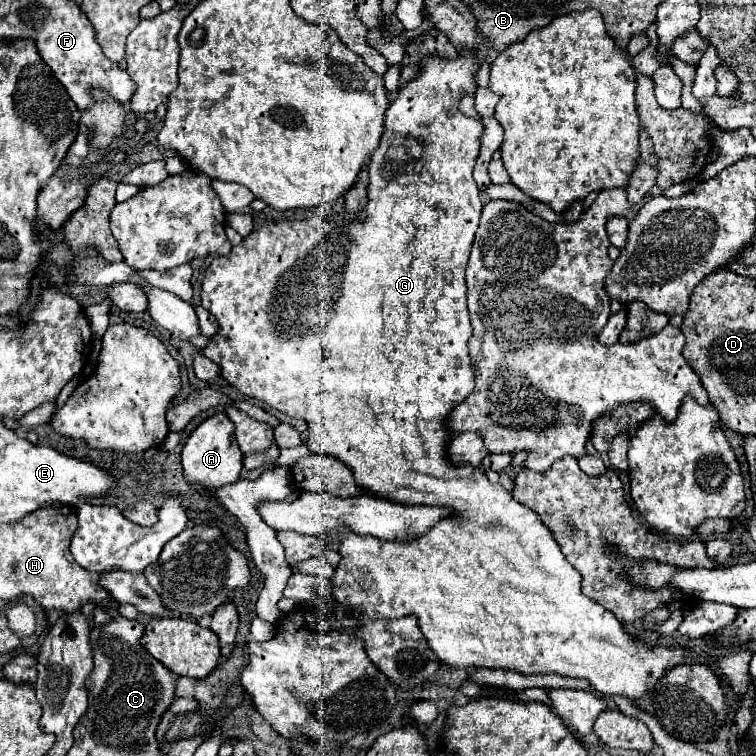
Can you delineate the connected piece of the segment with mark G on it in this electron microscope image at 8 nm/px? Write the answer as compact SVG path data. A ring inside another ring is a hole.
M465 48L465 50L459 50L457 58L451 58L451 60L447 60L447 58L433 58L433 56L427 58L427 60L423 60L423 62L419 64L419 72L417 72L415 80L409 80L409 82L405 82L405 84L399 86L397 96L395 96L395 100L391 100L391 106L389 106L389 110L387 110L385 134L383 134L383 138L381 138L381 146L377 148L377 152L373 154L371 164L369 164L369 190L367 190L367 194L369 194L369 204L367 204L365 212L355 214L355 216L353 216L353 214L345 214L345 212L337 212L337 214L329 216L327 220L325 220L325 218L311 218L311 220L291 220L291 222L265 224L263 228L259 228L259 230L251 232L249 236L245 236L243 242L241 242L239 246L235 246L227 256L219 256L219 258L215 258L215 260L209 264L209 268L205 270L203 284L201 284L201 306L203 306L205 310L209 310L209 312L217 318L221 330L219 330L219 334L217 334L215 338L211 338L211 344L203 350L203 354L205 354L209 360L213 360L215 364L221 366L221 376L223 376L229 384L233 384L241 394L251 396L251 398L257 398L257 400L269 404L271 408L275 408L275 410L279 410L279 412L291 416L291 418L303 418L303 420L307 420L307 422L309 422L309 430L311 430L307 444L309 444L311 452L315 452L315 454L329 454L329 456L335 456L335 458L343 460L343 462L345 462L347 466L351 466L351 470L355 472L355 480L359 482L361 488L365 486L365 490L369 490L369 492L373 492L373 494L377 494L377 496L381 496L381 498L395 500L395 502L405 502L405 504L431 504L431 506L451 506L451 508L457 510L457 514L459 514L457 518L441 520L431 532L427 532L425 536L421 536L421 538L415 540L415 542L383 542L383 540L373 538L373 536L357 536L357 534L353 534L353 532L349 532L349 530L343 530L343 532L341 532L341 548L339 548L339 552L341 552L343 560L339 562L339 566L337 566L337 570L335 570L335 578L333 578L333 590L335 590L335 592L333 592L333 594L335 594L335 600L337 600L337 602L343 602L347 610L357 610L357 612L361 614L359 624L365 624L367 620L373 620L373 618L379 618L379 616L383 616L383 618L399 618L399 616L405 616L405 614L415 614L415 616L419 618L419 628L421 628L423 636L427 638L431 650L433 650L435 654L439 654L439 660L441 660L443 664L451 666L451 668L465 668L465 670L471 670L471 668L491 668L491 670L493 670L493 668L495 668L495 670L511 670L511 672L517 672L517 674L523 674L523 676L531 676L531 674L559 674L559 676L565 676L565 678L579 678L579 680L587 680L587 682L591 684L591 690L595 690L601 698L623 696L623 698L631 700L631 704L639 706L639 702L641 702L643 698L649 698L649 696L653 694L653 690L655 690L657 682L663 678L665 670L669 670L669 668L681 664L687 652L689 651L689 656L691 656L693 650L691 650L691 648L685 648L685 646L649 646L649 644L645 644L645 642L633 638L631 634L627 634L627 630L625 630L623 624L615 618L613 612L605 610L599 602L587 598L587 596L581 592L581 574L579 574L579 572L577 572L577 570L565 560L565 556L563 556L559 544L555 542L551 530L547 530L547 526L537 518L535 512L531 512L527 506L515 502L513 496L507 494L507 492L501 488L501 484L491 484L491 482L485 478L485 472L483 472L481 468L473 468L473 466L463 466L463 468L459 468L459 466L453 466L453 464L447 462L447 442L445 442L445 438L447 438L449 434L445 434L445 430L443 430L445 418L447 418L447 414L449 414L459 402L463 402L463 400L473 392L473 386L475 386L475 382L473 382L473 370L471 370L471 358L469 358L469 350L467 350L467 340L471 338L473 328L471 328L469 312L467 312L467 304L465 304L465 294L467 294L467 286L465 286L465 264L467 264L469 250L471 250L471 244L473 244L473 236L475 236L475 230L477 230L477 226L479 226L479 216L481 216L481 200L479 200L479 188L477 188L477 184L475 184L475 180L473 180L473 166L475 166L477 156L479 156L479 138L483 136L483 124L481 124L479 120L475 120L475 118L465 116L465 114L459 110L459 102L461 102L461 98L467 94L467 90L477 90L477 72L479 72L477 52L471 50L471 48ZM395 134L401 134L401 136L405 136L405 138L417 138L417 140L421 142L421 146L423 146L423 154L421 154L421 158L415 158L415 162L411 162L411 158L407 158L407 160L397 160L397 162L395 162L395 160L389 160L391 140L395 138Z

